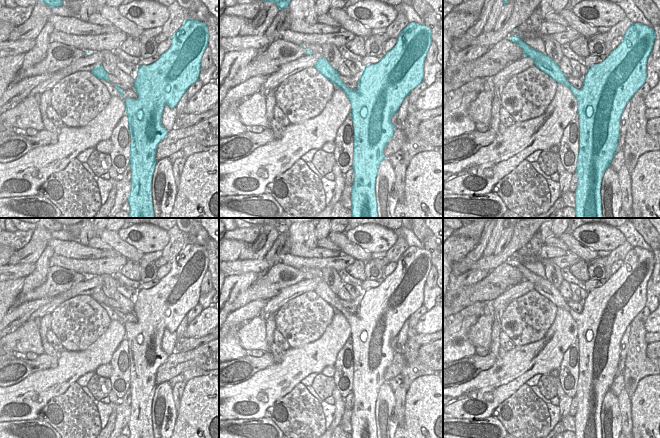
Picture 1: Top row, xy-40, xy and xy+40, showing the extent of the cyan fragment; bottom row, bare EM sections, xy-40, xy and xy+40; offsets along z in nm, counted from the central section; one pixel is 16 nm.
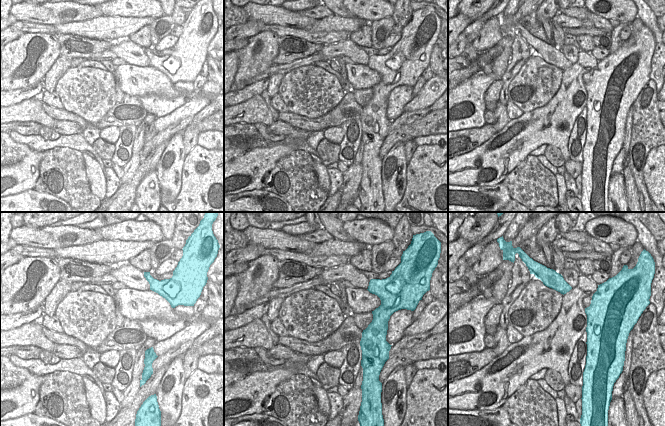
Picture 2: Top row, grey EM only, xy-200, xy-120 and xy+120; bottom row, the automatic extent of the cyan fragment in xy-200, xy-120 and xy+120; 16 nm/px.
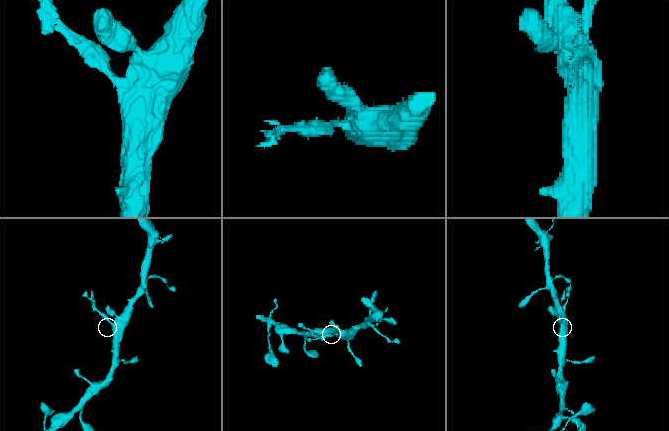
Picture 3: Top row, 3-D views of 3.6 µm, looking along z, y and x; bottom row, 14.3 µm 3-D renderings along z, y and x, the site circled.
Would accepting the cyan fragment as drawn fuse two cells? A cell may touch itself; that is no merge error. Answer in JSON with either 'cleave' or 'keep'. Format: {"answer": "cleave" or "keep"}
{"answer": "cleave"}

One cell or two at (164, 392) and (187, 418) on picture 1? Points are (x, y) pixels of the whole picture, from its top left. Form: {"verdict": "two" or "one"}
{"verdict": "two"}

